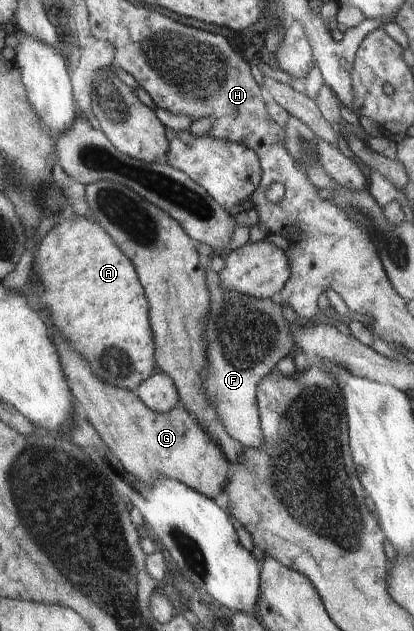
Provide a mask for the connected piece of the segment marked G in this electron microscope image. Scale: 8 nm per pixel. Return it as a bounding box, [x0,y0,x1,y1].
[56,338,231,499]

